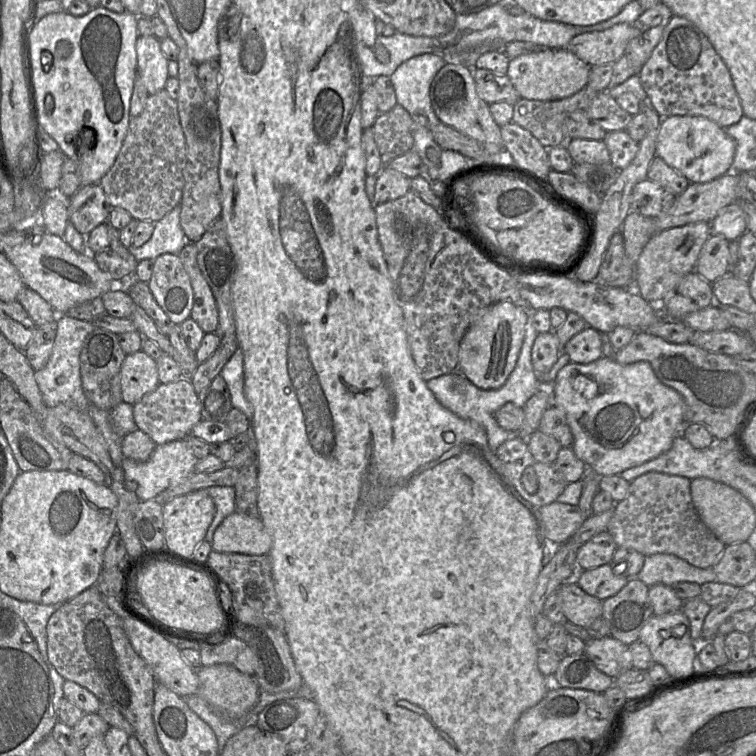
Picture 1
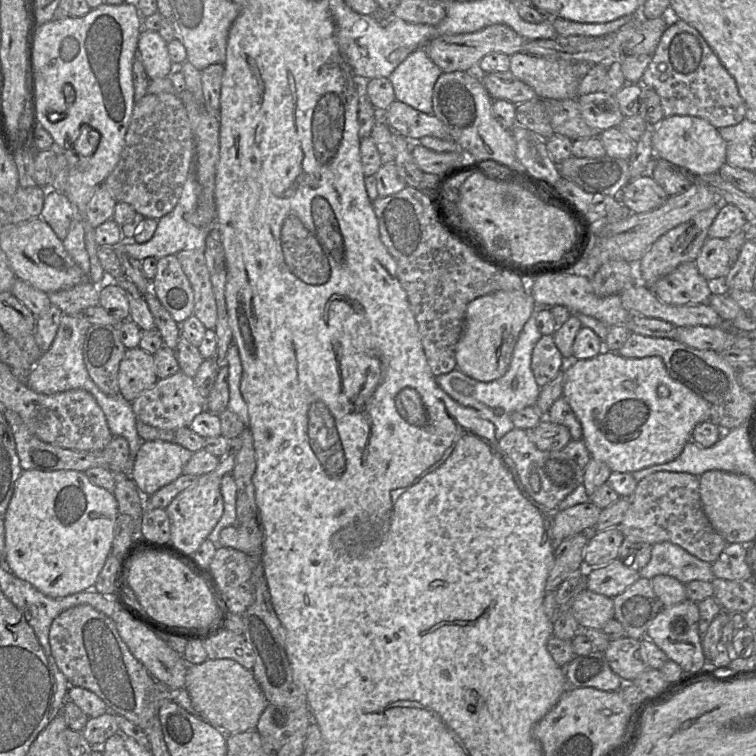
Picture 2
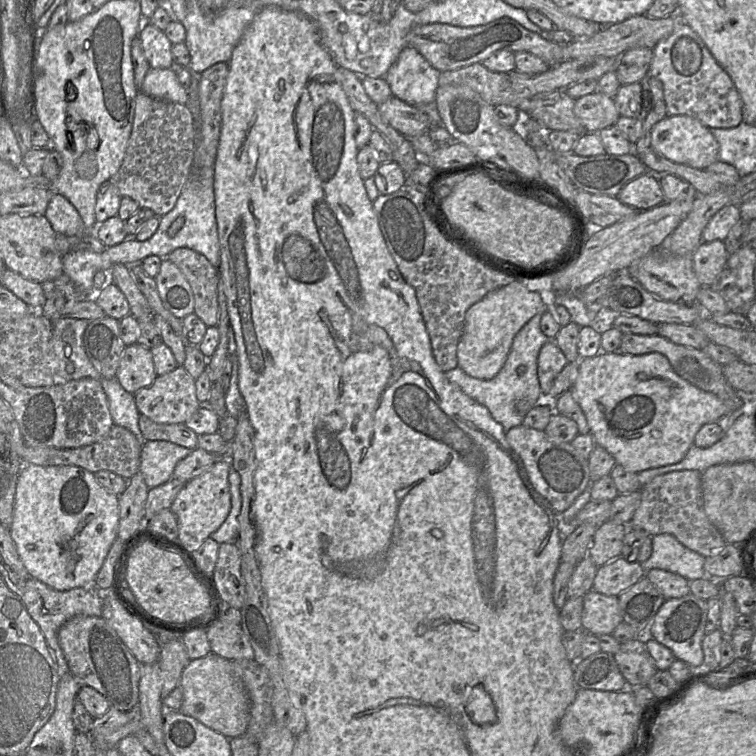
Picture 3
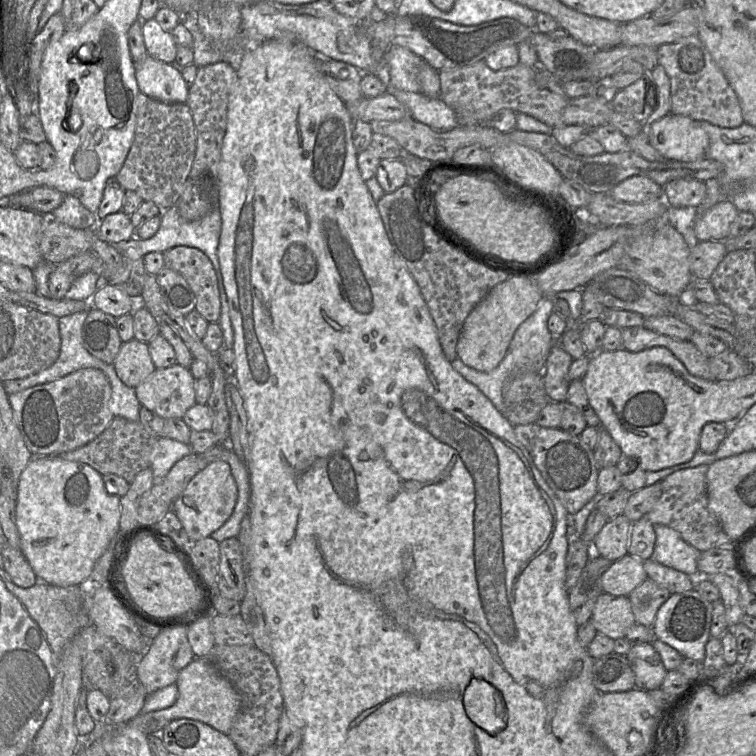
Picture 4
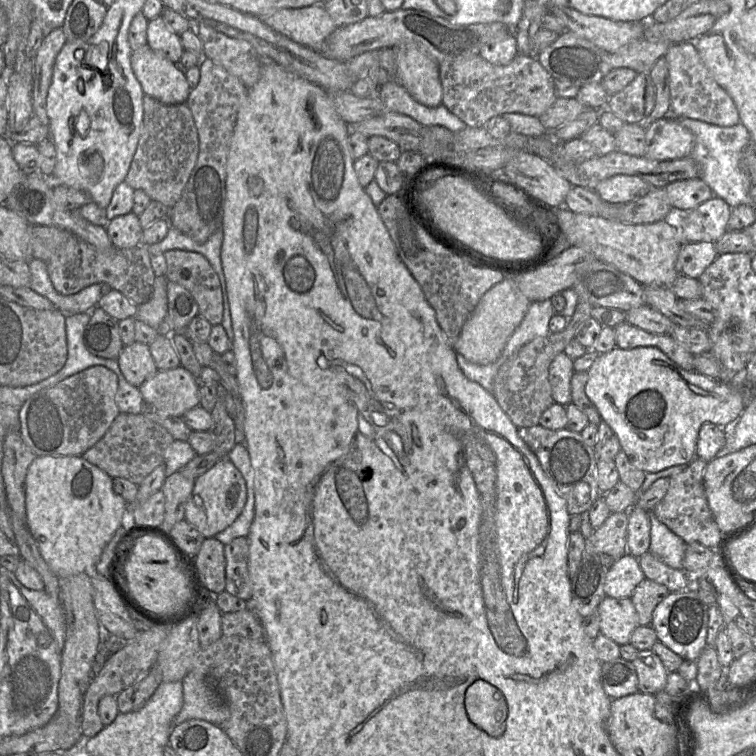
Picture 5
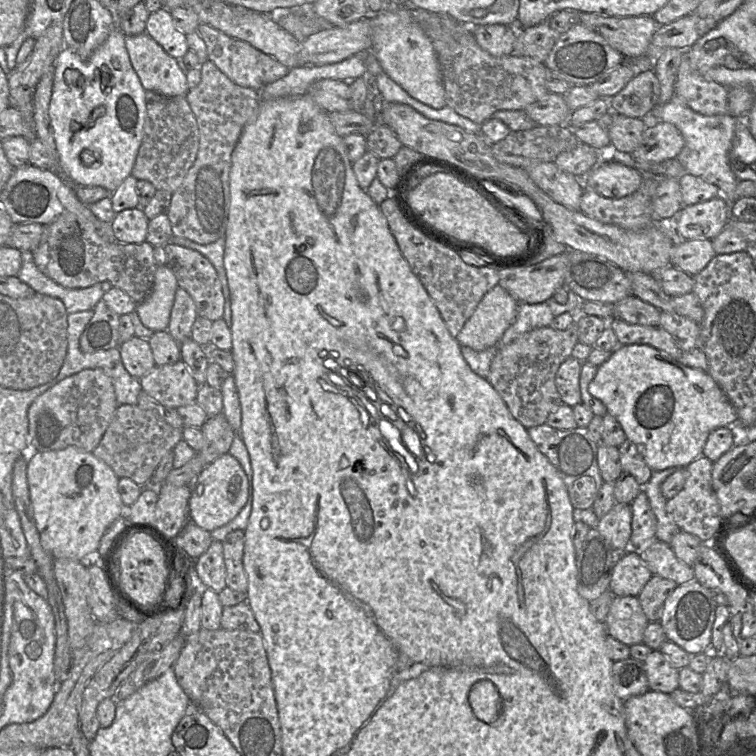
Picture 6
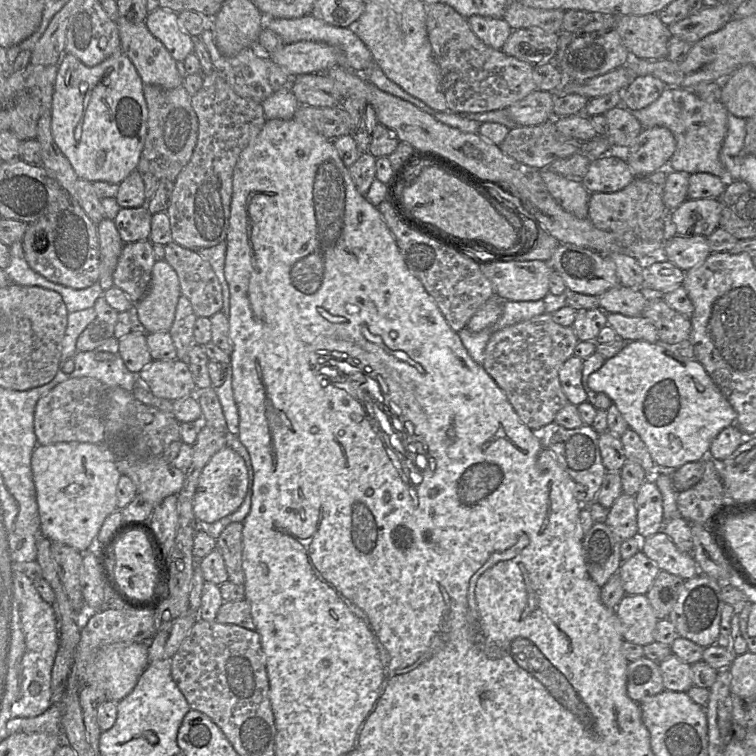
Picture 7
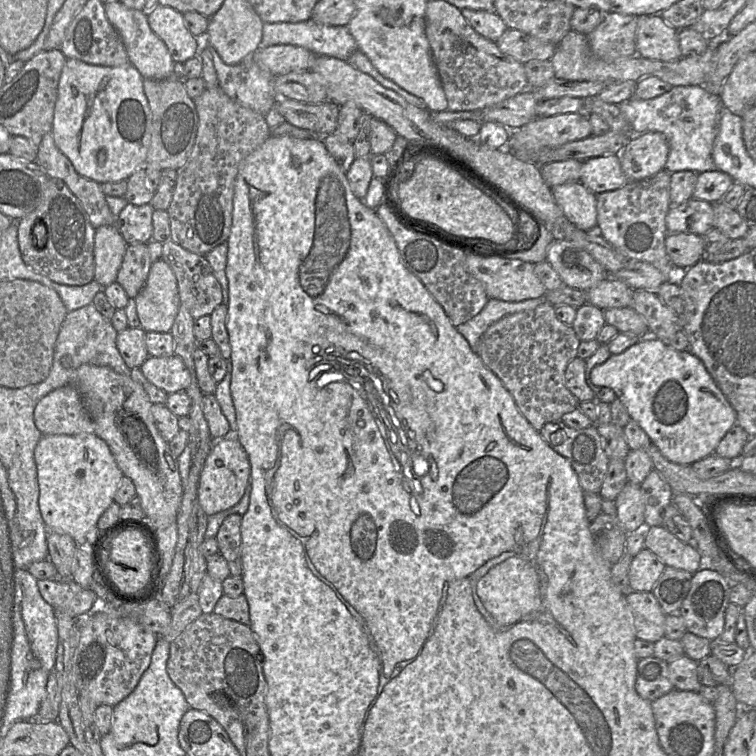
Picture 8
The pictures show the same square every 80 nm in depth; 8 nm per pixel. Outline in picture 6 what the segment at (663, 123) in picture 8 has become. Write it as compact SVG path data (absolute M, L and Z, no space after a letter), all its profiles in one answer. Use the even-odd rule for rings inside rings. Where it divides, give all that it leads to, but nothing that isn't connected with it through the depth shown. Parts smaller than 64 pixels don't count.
M673 96L663 105L657 105L649 113L649 122L662 121L673 124L682 134L685 144L676 160L686 174L700 177L718 187L721 196L729 203L736 201L736 178L729 159L737 118L730 114L705 116L690 109L679 97Z

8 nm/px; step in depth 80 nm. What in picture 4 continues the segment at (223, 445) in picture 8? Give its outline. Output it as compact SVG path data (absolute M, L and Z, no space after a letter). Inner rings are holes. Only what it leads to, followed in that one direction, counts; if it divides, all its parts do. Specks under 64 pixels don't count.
M223 460L208 464L188 483L185 490L172 504L182 526L193 542L197 542L218 530L232 515L238 497L237 484L230 465Z

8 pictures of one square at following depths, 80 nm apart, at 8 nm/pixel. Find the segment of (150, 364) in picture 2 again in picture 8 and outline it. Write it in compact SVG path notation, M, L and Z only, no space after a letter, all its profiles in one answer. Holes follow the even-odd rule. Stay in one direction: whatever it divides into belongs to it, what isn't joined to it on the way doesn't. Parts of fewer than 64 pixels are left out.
M126 328L117 335L116 346L128 368L140 367L149 357L143 328Z

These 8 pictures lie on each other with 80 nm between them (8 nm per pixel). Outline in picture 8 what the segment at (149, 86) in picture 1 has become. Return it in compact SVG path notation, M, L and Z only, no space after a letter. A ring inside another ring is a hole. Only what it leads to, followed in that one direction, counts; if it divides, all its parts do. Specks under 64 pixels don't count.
M156 5L148 11L152 31L166 44L174 62L185 63L204 48L204 38L193 36L184 24L183 14L167 6Z

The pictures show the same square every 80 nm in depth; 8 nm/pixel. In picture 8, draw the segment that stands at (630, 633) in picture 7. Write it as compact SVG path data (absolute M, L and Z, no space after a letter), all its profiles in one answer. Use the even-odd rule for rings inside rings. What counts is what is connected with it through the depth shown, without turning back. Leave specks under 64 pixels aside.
M631 592L626 595L632 612L636 638L655 643L664 637L666 614L652 592Z

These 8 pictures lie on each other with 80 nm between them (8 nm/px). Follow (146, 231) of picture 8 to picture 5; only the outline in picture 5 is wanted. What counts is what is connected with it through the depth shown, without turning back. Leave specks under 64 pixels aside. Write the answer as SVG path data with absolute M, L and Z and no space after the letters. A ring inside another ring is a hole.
M132 211L109 220L106 231L115 247L128 248L142 245L143 228L139 216Z

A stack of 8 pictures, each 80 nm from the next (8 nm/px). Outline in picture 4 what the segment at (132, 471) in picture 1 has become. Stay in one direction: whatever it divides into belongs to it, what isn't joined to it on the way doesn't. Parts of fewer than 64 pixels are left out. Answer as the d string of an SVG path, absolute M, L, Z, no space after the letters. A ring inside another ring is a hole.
M158 438L150 455L150 468L156 481L162 481L174 464L193 452L190 445L170 438Z

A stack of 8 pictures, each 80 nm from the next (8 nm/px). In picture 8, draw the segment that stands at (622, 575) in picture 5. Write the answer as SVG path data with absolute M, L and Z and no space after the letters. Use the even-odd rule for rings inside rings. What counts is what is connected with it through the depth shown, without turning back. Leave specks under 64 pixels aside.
M644 548L631 561L629 588L634 592L652 592L666 565L651 550Z

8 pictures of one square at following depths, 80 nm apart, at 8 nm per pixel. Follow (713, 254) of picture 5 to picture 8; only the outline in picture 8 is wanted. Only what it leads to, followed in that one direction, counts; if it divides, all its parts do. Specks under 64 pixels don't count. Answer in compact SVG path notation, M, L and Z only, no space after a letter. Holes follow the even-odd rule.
M669 233L665 247L674 266L683 270L697 264L706 254L703 236L691 233Z

